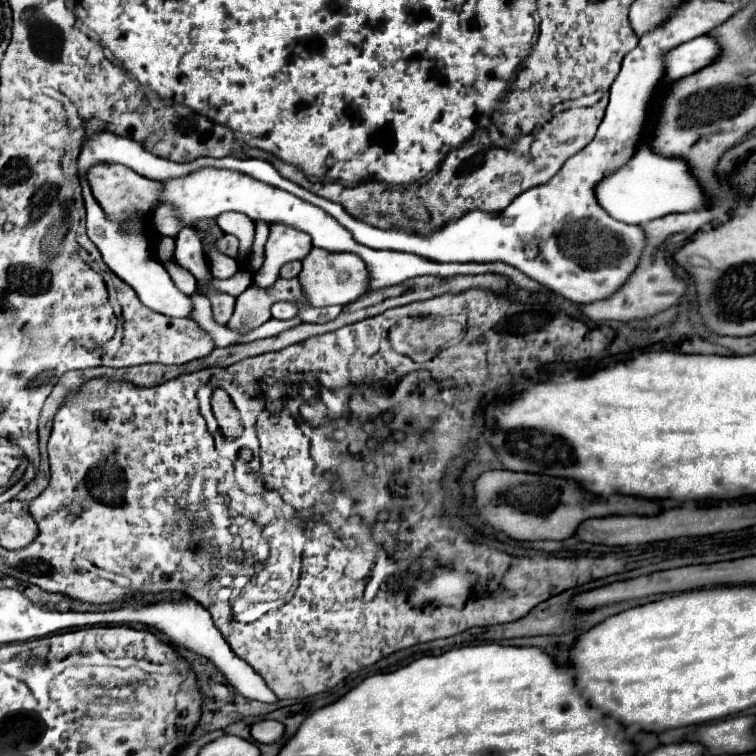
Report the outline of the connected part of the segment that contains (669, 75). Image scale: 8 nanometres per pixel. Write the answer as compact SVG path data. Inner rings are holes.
M703 35L681 43L667 51L667 55L663 55L663 83L671 83L675 79L681 79L683 75L695 73L707 67L707 63L713 63L715 57L719 57L719 45L711 37Z

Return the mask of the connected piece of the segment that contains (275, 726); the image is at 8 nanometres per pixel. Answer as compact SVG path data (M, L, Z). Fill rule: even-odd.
M263 719L251 725L251 737L259 743L275 743L283 735L283 725L279 721Z

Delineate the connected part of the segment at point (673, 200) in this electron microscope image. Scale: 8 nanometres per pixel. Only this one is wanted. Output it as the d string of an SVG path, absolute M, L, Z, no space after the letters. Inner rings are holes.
M639 145L623 167L595 185L595 199L613 219L629 225L641 225L669 213L697 211L705 203L701 187L691 179L687 165L681 159L661 159L647 145Z

